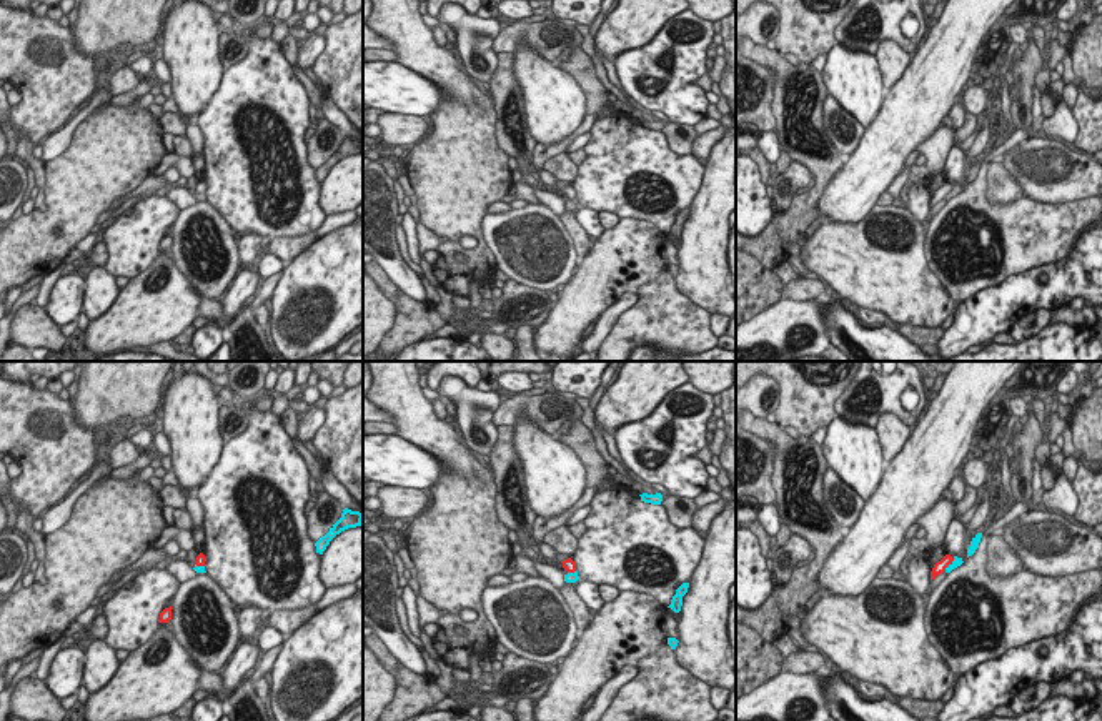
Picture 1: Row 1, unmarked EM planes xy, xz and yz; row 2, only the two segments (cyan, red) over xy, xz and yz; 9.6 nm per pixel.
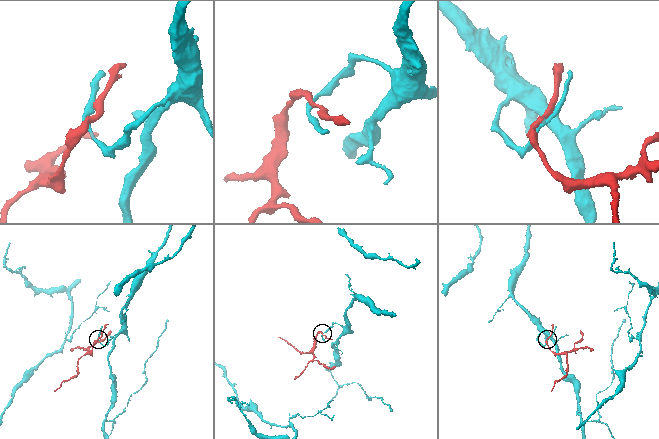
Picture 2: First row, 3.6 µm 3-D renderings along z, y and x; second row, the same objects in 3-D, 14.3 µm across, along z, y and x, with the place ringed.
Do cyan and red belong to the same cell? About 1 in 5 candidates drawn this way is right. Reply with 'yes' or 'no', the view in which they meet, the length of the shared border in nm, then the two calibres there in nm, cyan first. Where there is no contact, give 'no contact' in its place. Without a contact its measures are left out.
no; contact in yz; length 160 nm; calibres 90 and 120 nm

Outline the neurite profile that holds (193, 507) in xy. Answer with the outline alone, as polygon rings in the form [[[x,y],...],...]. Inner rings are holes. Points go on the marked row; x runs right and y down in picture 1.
[[[188,495],[185,508],[191,516],[191,531],[203,530],[205,510],[200,500],[195,495]]]

